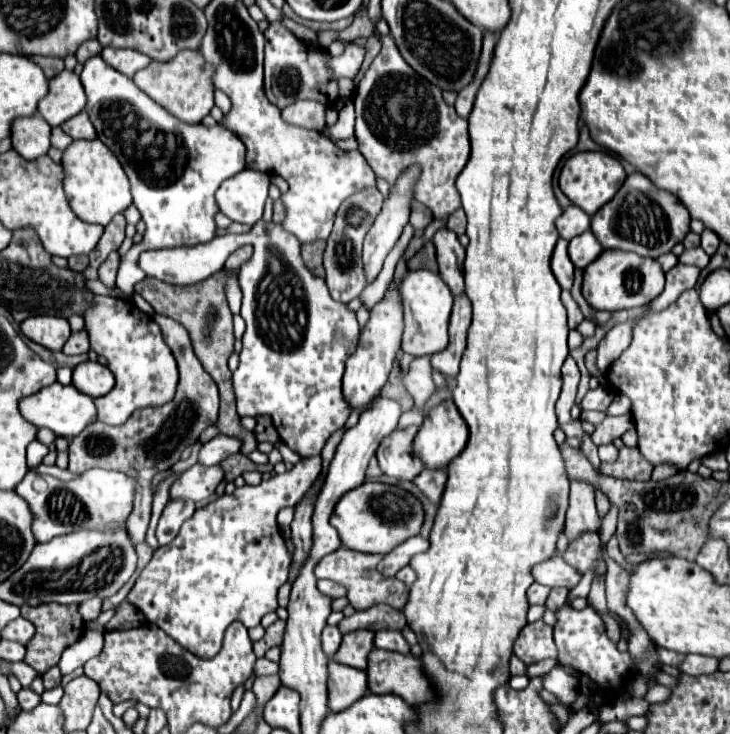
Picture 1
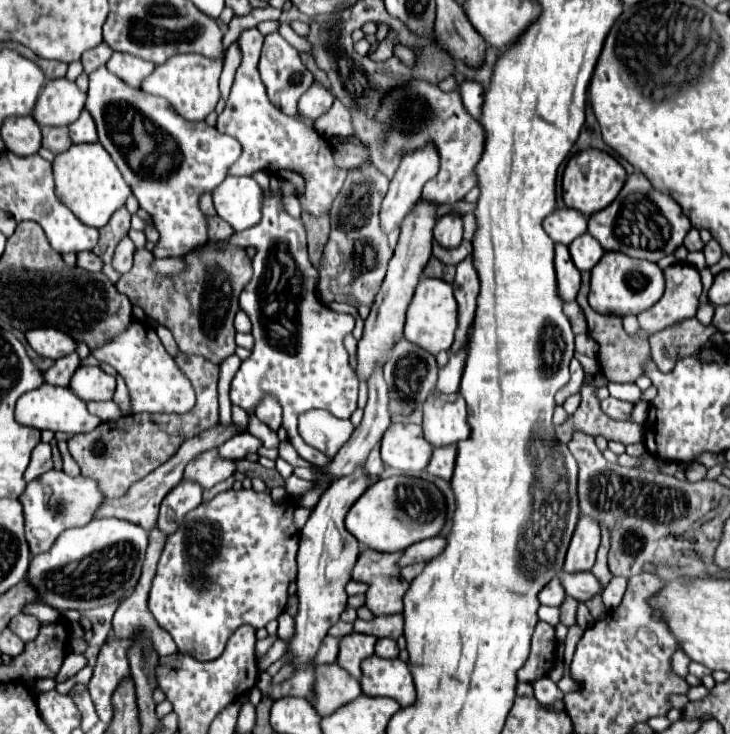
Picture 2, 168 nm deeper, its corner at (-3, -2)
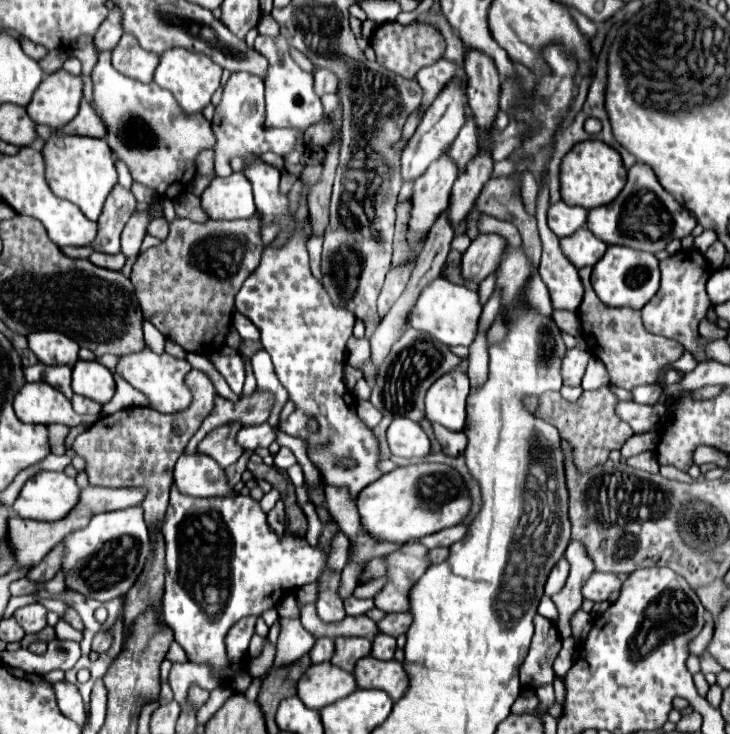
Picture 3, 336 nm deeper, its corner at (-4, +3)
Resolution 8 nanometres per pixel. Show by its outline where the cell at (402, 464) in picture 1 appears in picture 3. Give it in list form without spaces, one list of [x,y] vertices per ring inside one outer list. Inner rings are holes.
[[[396,418],[386,432],[386,440],[394,456],[424,458],[430,454],[430,440],[426,432],[410,418]]]

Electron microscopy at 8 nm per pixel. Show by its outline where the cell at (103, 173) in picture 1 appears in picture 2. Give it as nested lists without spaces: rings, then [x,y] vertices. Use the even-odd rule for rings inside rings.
[[[81,143],[71,145],[69,151],[55,155],[53,159],[55,175],[55,193],[63,205],[67,205],[77,219],[89,227],[103,227],[111,215],[125,205],[125,199],[131,195],[129,185],[125,185],[117,165],[111,161],[109,153],[99,143]]]

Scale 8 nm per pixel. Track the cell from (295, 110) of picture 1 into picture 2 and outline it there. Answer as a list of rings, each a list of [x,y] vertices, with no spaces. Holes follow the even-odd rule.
[[[315,81],[309,91],[299,99],[299,111],[309,117],[309,119],[317,119],[321,113],[325,113],[331,105],[333,105],[335,97],[331,95],[329,89],[325,89],[319,81]]]

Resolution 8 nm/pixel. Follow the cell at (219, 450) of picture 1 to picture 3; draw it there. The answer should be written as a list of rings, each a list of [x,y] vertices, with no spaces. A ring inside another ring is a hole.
[[[268,422],[260,424],[260,426],[252,426],[252,428],[242,428],[236,434],[236,442],[244,448],[244,450],[256,450],[260,446],[268,448],[274,442],[276,434],[272,430],[272,426]]]

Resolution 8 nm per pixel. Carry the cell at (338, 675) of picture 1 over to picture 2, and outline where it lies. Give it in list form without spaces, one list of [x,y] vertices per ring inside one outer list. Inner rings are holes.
[[[337,663],[317,665],[313,685],[313,707],[325,717],[361,695],[361,685]]]

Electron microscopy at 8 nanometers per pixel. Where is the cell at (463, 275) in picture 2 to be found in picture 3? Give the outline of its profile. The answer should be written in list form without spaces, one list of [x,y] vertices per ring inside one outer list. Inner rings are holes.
[[[480,234],[478,238],[474,238],[470,248],[462,254],[464,280],[480,284],[486,276],[496,270],[504,248],[506,240],[498,234]]]

